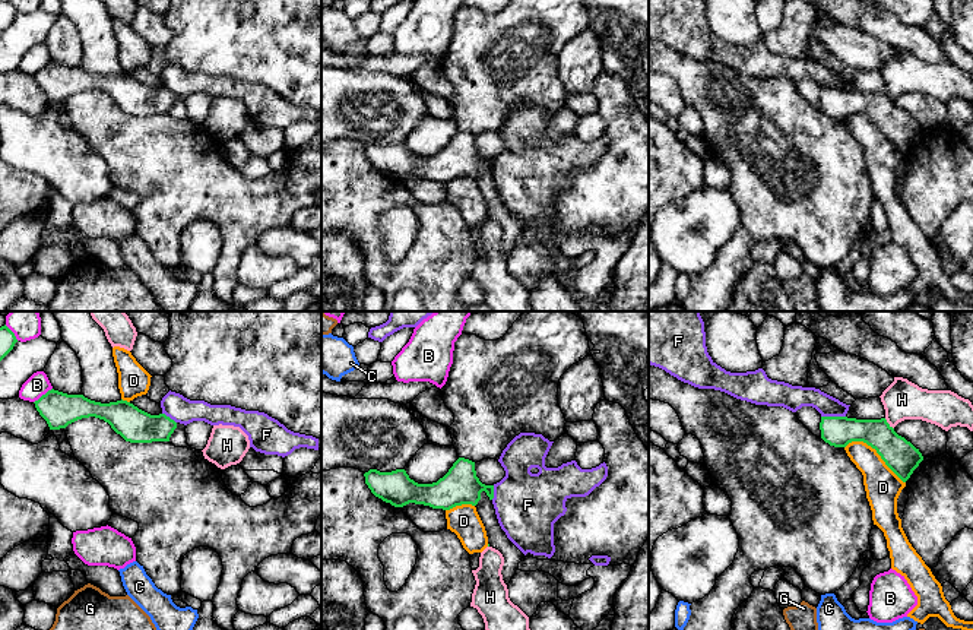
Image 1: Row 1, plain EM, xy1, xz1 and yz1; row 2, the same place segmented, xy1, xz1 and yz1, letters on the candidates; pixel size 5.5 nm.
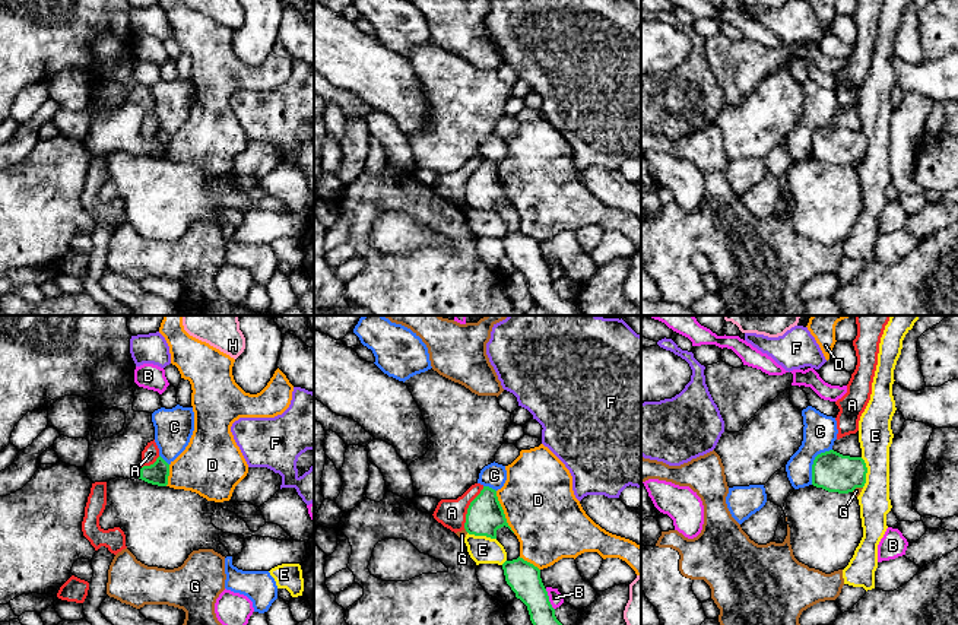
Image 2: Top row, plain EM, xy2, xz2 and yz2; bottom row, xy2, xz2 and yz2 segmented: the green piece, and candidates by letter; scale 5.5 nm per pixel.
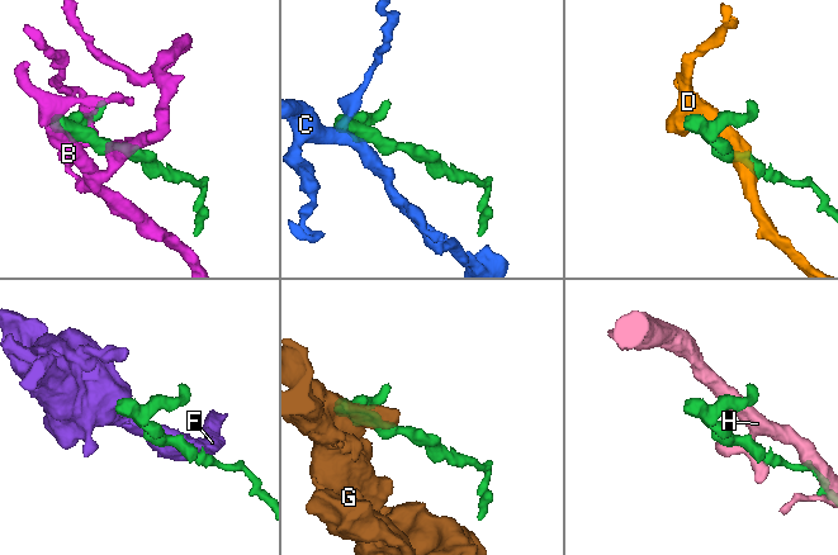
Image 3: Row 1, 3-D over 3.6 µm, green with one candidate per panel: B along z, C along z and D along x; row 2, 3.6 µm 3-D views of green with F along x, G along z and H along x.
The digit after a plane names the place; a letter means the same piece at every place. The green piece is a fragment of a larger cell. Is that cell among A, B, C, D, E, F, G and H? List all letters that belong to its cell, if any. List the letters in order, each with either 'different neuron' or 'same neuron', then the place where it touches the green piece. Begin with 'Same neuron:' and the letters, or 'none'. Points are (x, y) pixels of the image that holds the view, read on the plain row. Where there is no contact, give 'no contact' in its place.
Same neuron: none
A: different neuron | xz2 (469, 180)
B: different neuron | xz2 (548, 272)
C: different neuron | yz2 (814, 136)
D: different neuron | yz1 (877, 124)
E: different neuron | yz2 (866, 145)
F: different neuron | yz1 (833, 89)
G: different neuron | yz2 (856, 159)
H: different neuron | yz1 (888, 97)

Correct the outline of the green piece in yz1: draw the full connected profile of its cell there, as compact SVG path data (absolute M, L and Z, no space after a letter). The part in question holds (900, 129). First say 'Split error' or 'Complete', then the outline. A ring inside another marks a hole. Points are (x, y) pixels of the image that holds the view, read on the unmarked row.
Complete. M821 89L820 102L821 111L834 120L846 120L852 114L866 115L903 155L923 133L919 121L898 108L885 91Z

